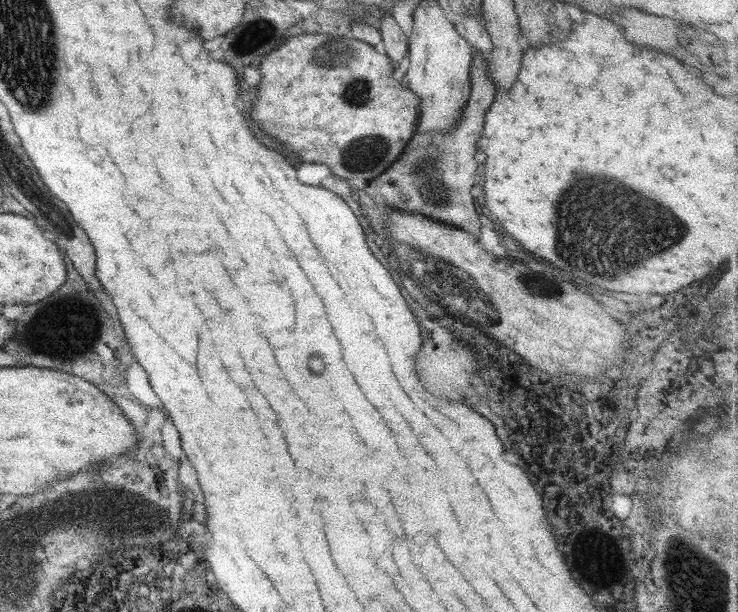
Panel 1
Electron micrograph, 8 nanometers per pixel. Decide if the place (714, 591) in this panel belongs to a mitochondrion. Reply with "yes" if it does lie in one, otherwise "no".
yes

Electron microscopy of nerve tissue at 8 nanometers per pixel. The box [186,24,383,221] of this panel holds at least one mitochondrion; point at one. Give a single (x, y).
(325, 54)

